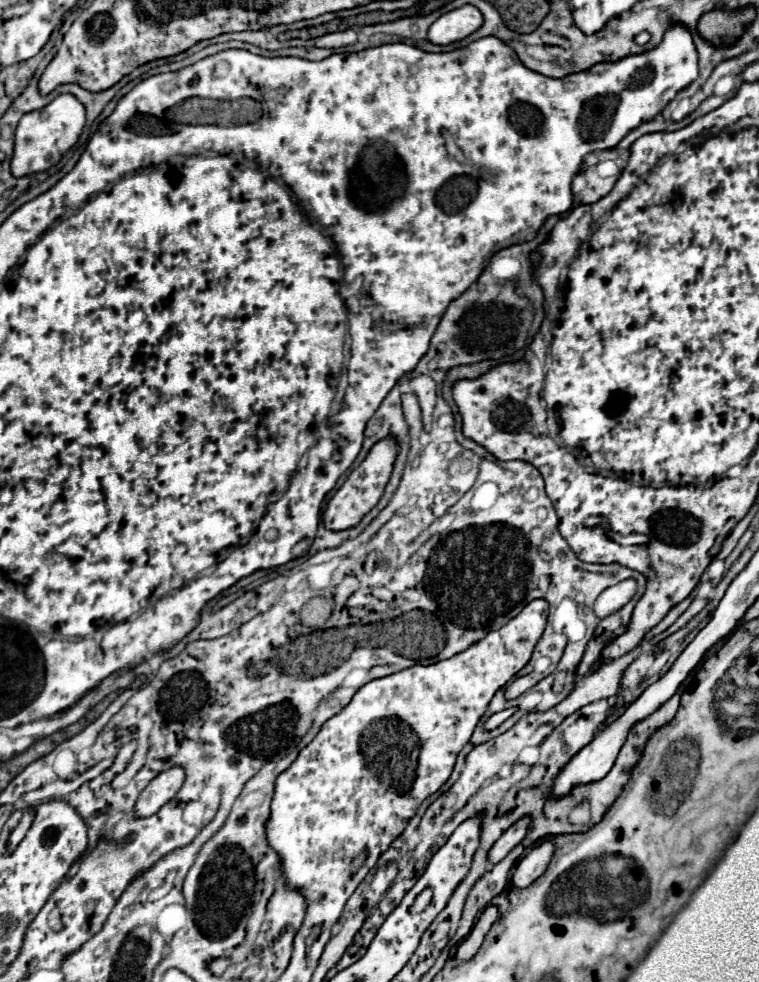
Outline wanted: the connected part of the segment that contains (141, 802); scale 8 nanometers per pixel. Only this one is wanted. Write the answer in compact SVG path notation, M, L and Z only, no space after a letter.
M174 766L174 768L164 770L162 774L158 774L138 796L138 800L134 804L134 816L148 818L148 816L156 814L168 800L172 800L176 796L182 782L184 782L182 768Z

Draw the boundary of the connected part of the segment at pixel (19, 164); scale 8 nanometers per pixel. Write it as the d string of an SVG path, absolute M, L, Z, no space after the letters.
M60 94L42 110L24 114L22 120L18 122L16 136L14 136L14 154L10 164L12 174L16 178L24 178L24 176L40 174L52 168L78 142L84 122L86 122L84 106L72 94Z

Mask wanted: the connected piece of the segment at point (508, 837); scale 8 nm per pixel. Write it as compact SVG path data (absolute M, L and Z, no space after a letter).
M520 818L516 824L512 824L512 826L494 842L494 846L490 848L488 860L490 860L492 864L498 864L500 860L504 860L504 856L506 856L514 846L518 846L518 844L524 840L528 828L530 828L530 818Z

